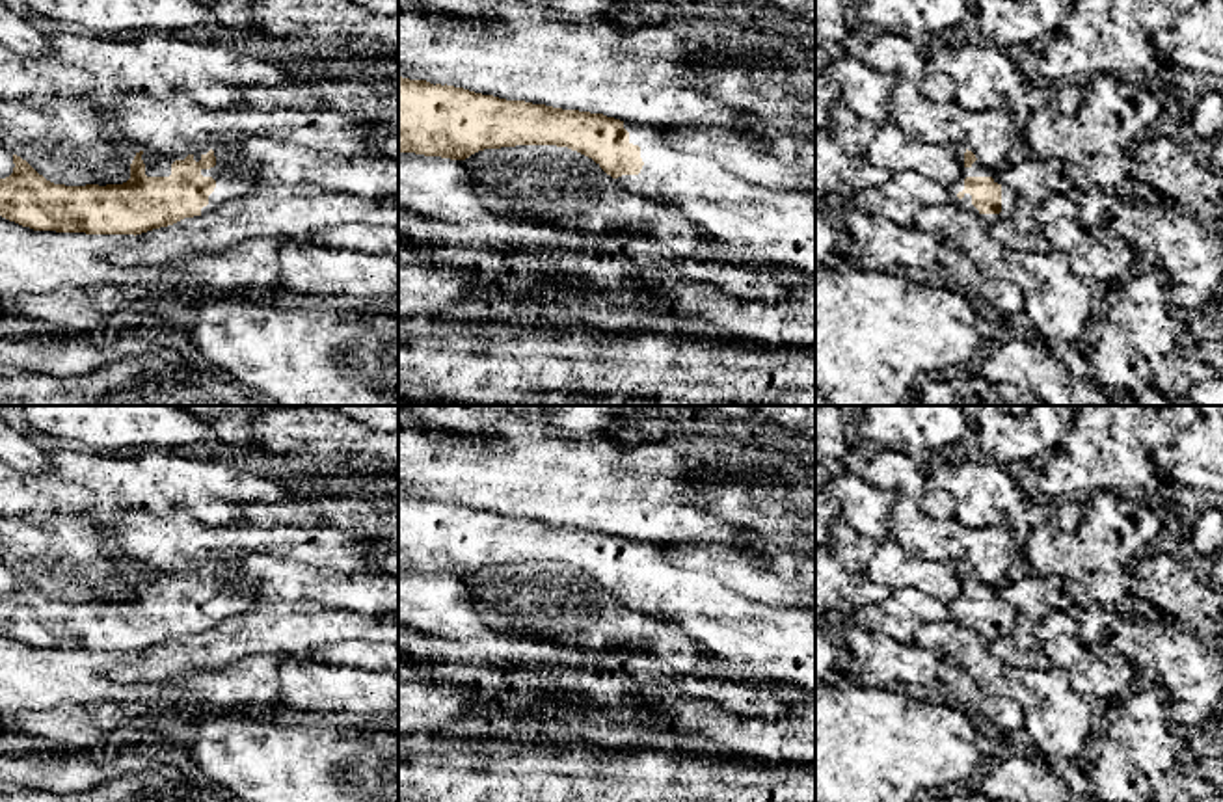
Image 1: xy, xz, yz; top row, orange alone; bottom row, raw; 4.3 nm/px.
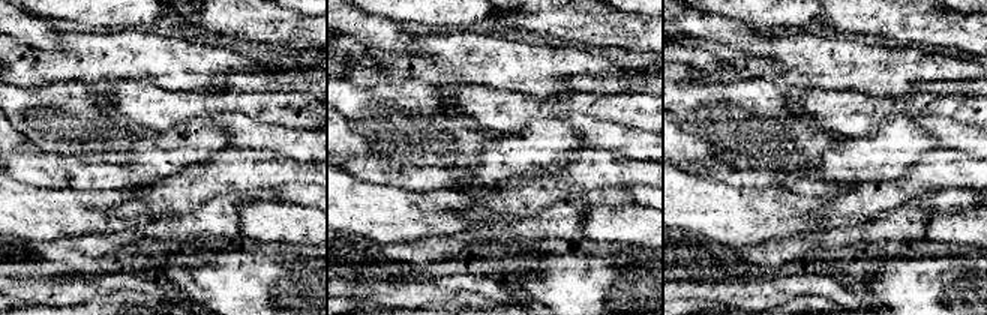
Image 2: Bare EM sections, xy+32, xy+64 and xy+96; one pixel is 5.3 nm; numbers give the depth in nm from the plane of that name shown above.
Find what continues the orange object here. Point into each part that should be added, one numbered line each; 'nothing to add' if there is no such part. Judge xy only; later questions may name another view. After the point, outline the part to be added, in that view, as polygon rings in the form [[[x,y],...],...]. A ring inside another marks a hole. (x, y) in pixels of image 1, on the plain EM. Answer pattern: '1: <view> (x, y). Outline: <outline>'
1: xy (233, 596). Outline: [[[236,564],[212,566],[216,582],[201,586],[203,594],[216,597],[214,608],[208,612],[208,622],[201,625],[201,631],[216,627],[227,618],[246,614],[261,605],[261,590],[248,579],[235,579]]]

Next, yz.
1: yz (1009, 616). Outline: [[[957,564],[957,573],[959,573],[959,595],[947,605],[949,608],[949,620],[959,623],[964,629],[972,629],[977,631],[983,640],[987,640],[988,644],[1007,636],[1013,629],[1015,623],[1018,620],[1018,614],[1015,610],[1015,607],[1011,607],[1009,603],[1003,603],[998,594],[992,590],[992,586],[988,586],[987,582],[983,582],[981,579],[974,579],[970,584],[964,582],[964,564]],[[966,594],[992,594],[994,599],[998,599],[1001,603],[1001,629],[1000,631],[981,631],[974,622],[972,622],[972,612],[964,610],[962,616],[957,614],[959,608],[964,607],[964,595]]]

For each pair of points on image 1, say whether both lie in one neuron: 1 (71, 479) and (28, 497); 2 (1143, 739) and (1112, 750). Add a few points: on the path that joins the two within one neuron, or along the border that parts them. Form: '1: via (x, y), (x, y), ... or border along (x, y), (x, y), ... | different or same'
1: via (60, 490), (40, 497) | same
2: border along (1125, 750), (1127, 758), (1151, 782) | different

